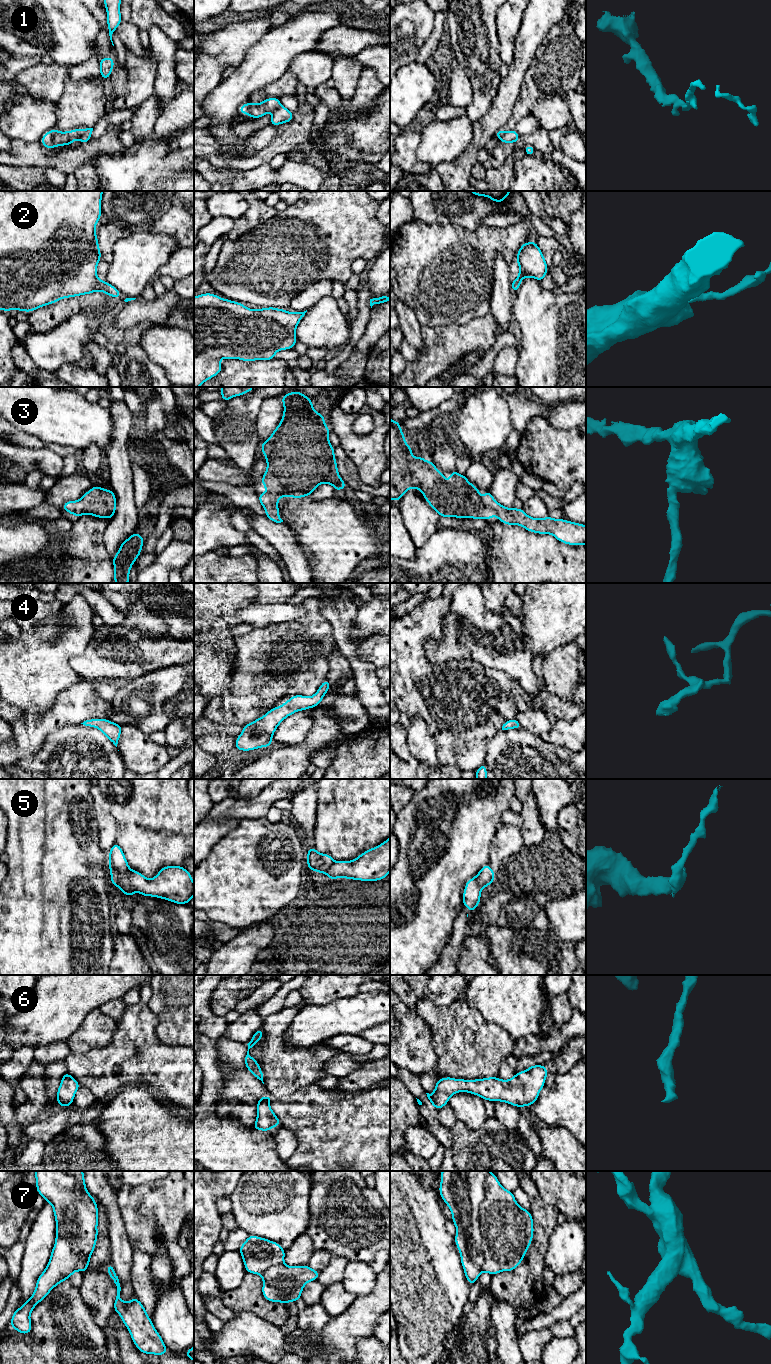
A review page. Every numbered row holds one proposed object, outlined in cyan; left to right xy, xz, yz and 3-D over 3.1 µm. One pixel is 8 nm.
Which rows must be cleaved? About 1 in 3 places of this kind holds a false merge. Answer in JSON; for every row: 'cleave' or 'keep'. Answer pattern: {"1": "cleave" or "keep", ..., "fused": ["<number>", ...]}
{"1": "cleave", "2": "keep", "3": "keep", "4": "keep", "5": "cleave", "6": "keep", "7": "cleave", "fused": ["1", "5", "7"]}

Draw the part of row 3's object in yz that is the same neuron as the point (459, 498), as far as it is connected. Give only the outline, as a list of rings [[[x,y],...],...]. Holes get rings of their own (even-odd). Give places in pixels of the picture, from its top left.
[[[390,418],[390,499],[400,502],[404,493],[411,488],[420,490],[424,499],[440,517],[490,520],[495,515],[506,525],[519,525],[529,532],[538,534],[552,534],[558,541],[568,545],[586,545],[586,525],[564,519],[553,519],[550,516],[542,519],[532,518],[523,509],[506,508],[499,504],[489,490],[484,493],[482,499],[479,489],[471,484],[465,475],[455,470],[450,472],[450,481],[447,482],[433,462],[426,461],[420,454],[417,458],[412,457],[412,448],[405,442],[405,434],[402,433],[399,421]]]

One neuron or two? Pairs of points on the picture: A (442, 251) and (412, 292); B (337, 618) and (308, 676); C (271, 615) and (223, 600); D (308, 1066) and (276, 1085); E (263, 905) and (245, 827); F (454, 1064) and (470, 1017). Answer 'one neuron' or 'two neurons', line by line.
A: one neuron
B: two neurons
C: two neurons
D: one neuron
E: one neuron
F: one neuron

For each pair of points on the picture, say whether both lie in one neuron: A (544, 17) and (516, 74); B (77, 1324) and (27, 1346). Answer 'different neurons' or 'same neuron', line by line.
A: same neuron
B: same neuron

